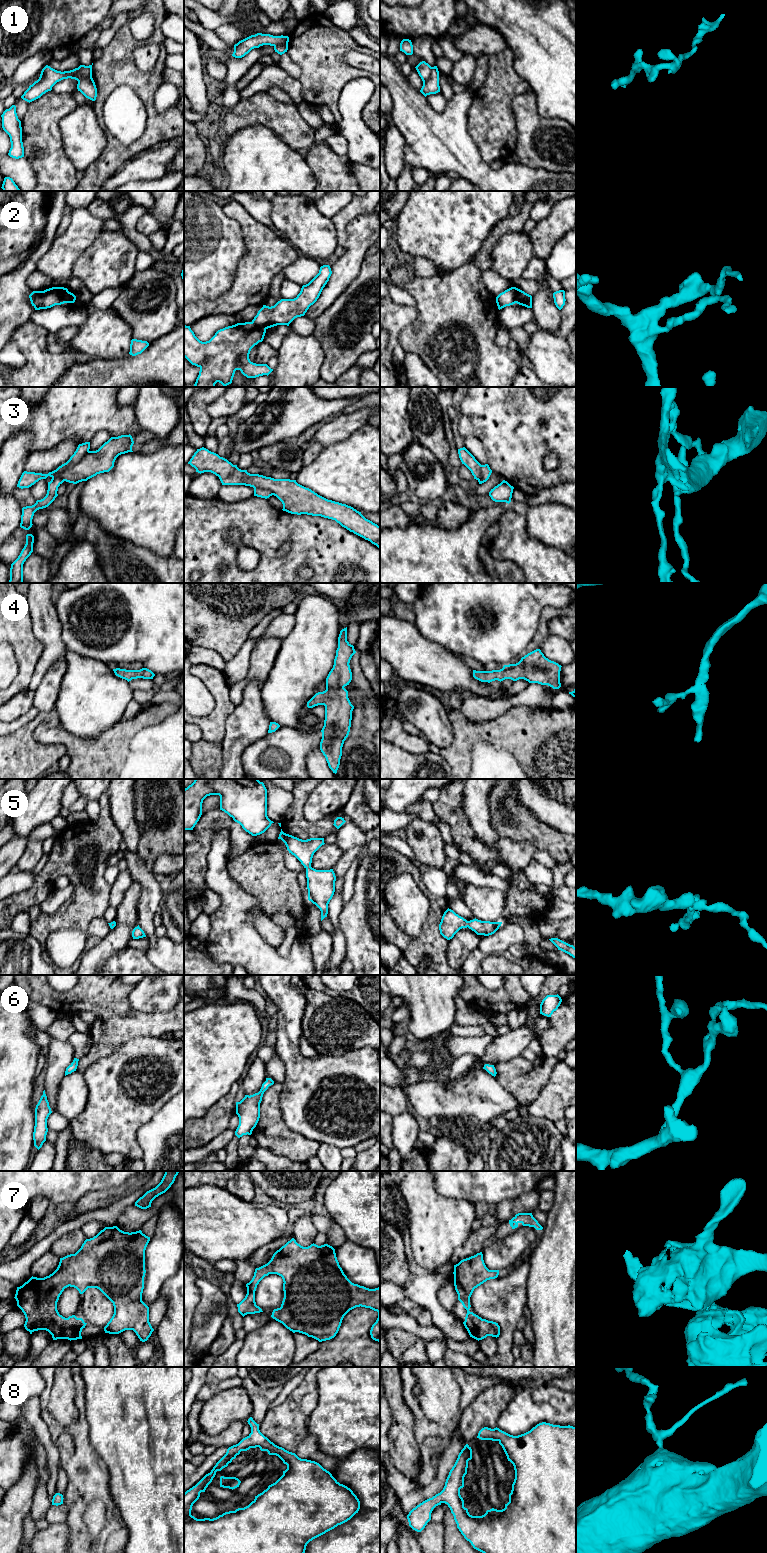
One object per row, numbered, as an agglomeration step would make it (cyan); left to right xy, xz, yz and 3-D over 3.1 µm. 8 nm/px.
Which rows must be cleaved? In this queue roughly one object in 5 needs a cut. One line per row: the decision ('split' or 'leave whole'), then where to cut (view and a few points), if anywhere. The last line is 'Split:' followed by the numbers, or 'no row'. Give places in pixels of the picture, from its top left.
1: split; cut in yz along (431, 67), (429, 77), (423, 82)
2: leave whole; no cut
3: split; cut in xy along (88, 450), (79, 460), (66, 467), (62, 472), (63, 480)
4: leave whole; no cut
5: leave whole; no cut
6: leave whole; no cut
7: leave whole; no cut
8: leave whole; no cut
Split: 1, 3

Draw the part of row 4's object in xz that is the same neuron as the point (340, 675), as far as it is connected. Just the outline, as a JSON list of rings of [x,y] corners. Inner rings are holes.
[[[347,627],[340,631],[334,665],[326,678],[326,690],[316,693],[307,707],[325,706],[324,726],[321,730],[320,750],[329,768],[337,773],[342,756],[344,741],[349,735],[354,706],[344,688],[352,680],[350,660],[356,653],[354,646],[347,641]]]

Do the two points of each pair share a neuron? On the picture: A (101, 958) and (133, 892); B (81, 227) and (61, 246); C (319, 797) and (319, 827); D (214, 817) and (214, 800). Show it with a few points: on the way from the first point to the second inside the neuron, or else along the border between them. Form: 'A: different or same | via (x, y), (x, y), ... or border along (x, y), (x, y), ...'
A: same | via (113, 942), (123, 931), (129, 908)
B: same | via (76, 232), (66, 242)
C: different | border along (306, 800), (303, 816), (310, 822), (324, 820)
D: different | border along (219, 808), (208, 810), (202, 815)

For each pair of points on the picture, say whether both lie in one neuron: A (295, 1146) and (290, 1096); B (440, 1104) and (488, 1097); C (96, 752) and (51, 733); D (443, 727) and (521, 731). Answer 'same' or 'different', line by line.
A: different
B: same
C: same
D: different

